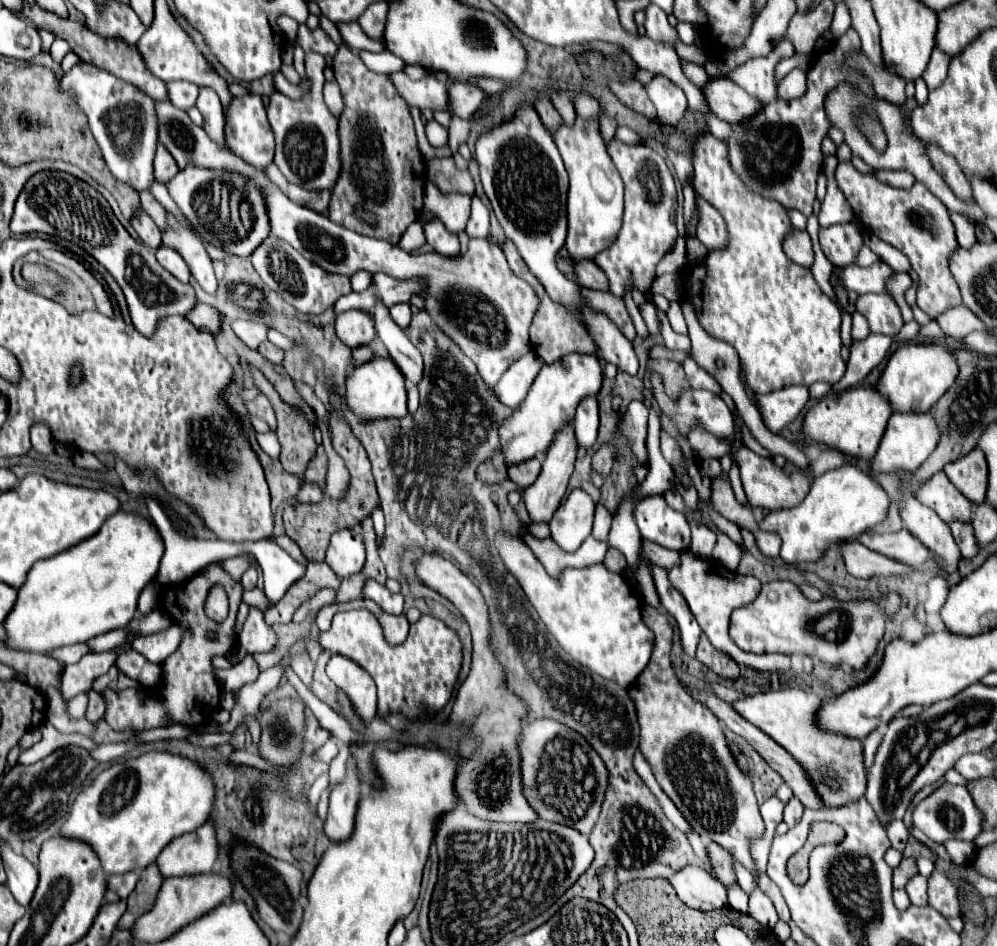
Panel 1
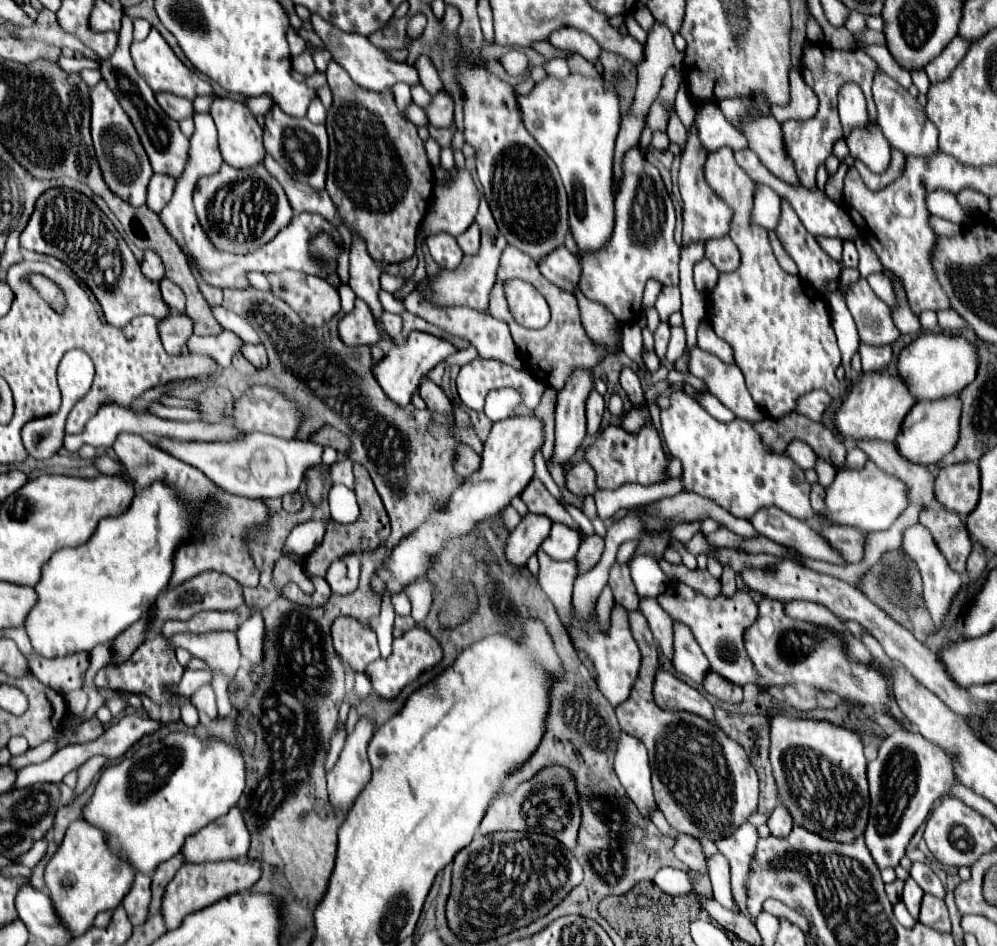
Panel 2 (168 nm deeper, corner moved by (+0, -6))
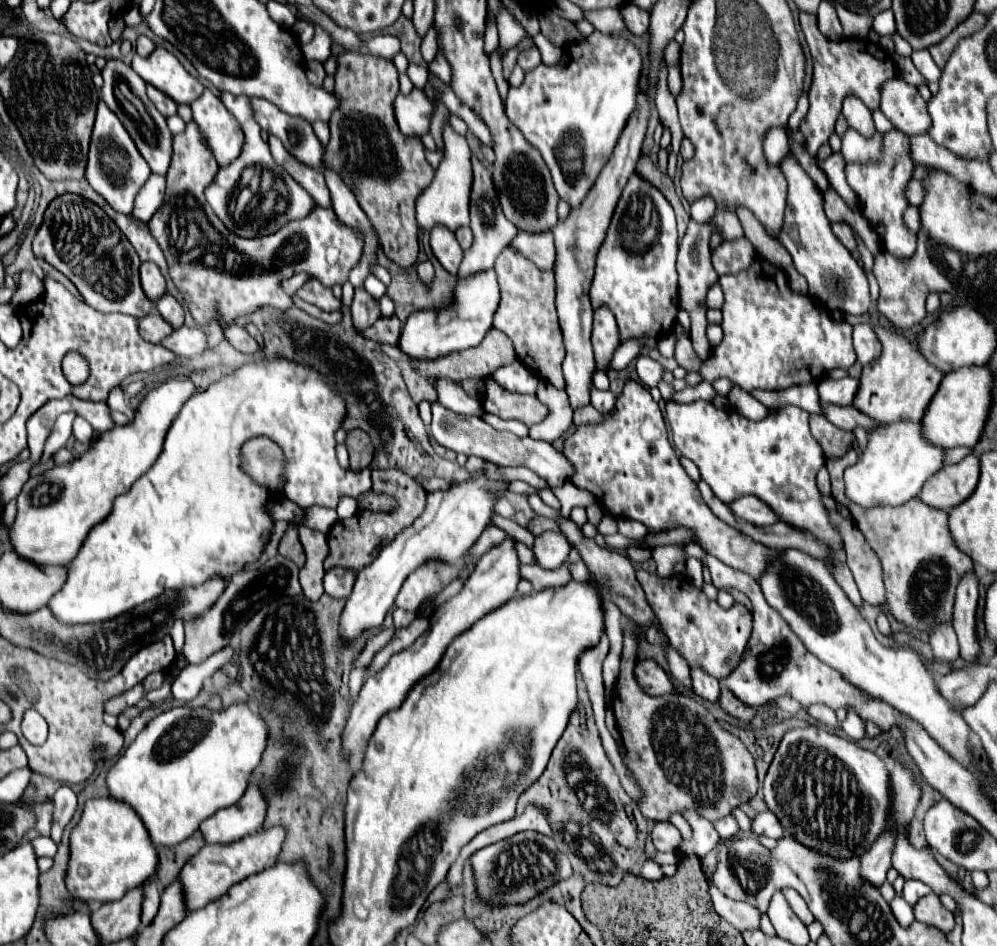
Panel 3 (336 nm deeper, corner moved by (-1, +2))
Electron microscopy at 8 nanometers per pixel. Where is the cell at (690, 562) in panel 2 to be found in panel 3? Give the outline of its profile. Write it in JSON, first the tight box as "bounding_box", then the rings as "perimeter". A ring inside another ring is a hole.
{"bounding_box":[686,559,704,589],"perimeter":[[[688,559],[688,565],[686,565],[686,577],[688,577],[688,581],[694,585],[694,587],[698,587],[698,589],[702,589],[702,583],[704,583],[704,579],[702,579],[702,563],[700,563],[700,559]]]}

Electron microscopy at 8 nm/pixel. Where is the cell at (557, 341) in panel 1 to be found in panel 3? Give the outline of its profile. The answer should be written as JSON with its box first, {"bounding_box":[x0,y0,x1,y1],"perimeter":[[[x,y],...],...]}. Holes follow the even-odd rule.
{"bounding_box":[494,249,566,389],"perimeter":[[[504,249],[498,255],[494,271],[498,275],[498,285],[500,285],[500,305],[498,313],[494,313],[494,327],[510,337],[518,361],[534,369],[534,373],[540,379],[550,381],[556,389],[564,389],[564,377],[560,365],[566,349],[554,307],[554,297],[556,297],[554,271],[538,269],[530,259],[522,257],[522,253],[514,253],[514,249]]]}

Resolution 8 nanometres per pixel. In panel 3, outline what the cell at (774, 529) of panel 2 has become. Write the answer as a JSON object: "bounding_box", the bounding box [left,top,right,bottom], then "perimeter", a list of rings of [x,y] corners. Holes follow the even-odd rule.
{"bounding_box":[730,497,778,525],"perimeter":[[[740,497],[730,505],[730,509],[734,515],[742,517],[752,525],[778,523],[778,515],[774,513],[774,509],[770,509],[770,505],[766,505],[764,501],[758,501],[756,497]]]}

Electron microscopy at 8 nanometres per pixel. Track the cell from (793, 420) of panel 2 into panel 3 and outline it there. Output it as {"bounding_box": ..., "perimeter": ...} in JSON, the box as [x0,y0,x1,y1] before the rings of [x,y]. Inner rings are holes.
{"bounding_box":[826,447,974,633],"perimeter":[[[852,447],[842,457],[826,459],[826,469],[832,479],[832,497],[850,507],[856,527],[864,533],[866,541],[878,555],[890,613],[896,619],[904,621],[908,629],[928,633],[934,625],[952,619],[956,585],[960,577],[974,565],[970,557],[966,557],[966,553],[962,553],[958,545],[954,545],[954,539],[950,537],[948,529],[948,513],[926,505],[920,497],[914,497],[900,507],[878,507],[878,509],[862,509],[850,503],[844,497],[842,473],[846,467],[854,465],[856,459],[858,455]]]}

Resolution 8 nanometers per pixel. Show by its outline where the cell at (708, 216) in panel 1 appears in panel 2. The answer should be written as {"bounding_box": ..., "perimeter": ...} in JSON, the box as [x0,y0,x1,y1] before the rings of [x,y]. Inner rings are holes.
{"bounding_box":[705,237,739,273],"perimeter":[[[731,237],[709,239],[705,243],[705,257],[717,267],[719,273],[731,273],[739,265],[739,249]]]}

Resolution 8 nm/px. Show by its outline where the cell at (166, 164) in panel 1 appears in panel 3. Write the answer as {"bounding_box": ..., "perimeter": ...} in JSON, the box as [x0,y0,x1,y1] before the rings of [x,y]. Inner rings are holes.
{"bounding_box":[132,175,166,221],"perimeter":[[[152,175],[136,197],[132,211],[134,217],[138,217],[140,221],[150,221],[150,217],[158,211],[158,207],[164,201],[164,191],[166,191],[166,177]]]}

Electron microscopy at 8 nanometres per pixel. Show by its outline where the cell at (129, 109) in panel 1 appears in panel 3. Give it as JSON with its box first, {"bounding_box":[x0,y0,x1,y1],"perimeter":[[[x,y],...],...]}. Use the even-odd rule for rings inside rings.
{"bounding_box":[86,99,150,215],"perimeter":[[[100,99],[98,103],[98,115],[94,123],[94,133],[90,141],[90,155],[86,165],[86,179],[92,185],[94,191],[98,191],[116,211],[130,215],[134,209],[134,197],[138,195],[140,187],[150,177],[150,167],[146,165],[144,157],[138,153],[134,141],[126,133],[126,129],[120,125],[120,119],[112,109],[106,107],[106,103]]]}

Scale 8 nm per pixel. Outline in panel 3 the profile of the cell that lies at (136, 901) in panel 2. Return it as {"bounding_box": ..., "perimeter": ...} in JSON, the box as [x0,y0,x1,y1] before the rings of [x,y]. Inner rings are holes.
{"bounding_box":[142,877,160,925],"perimeter":[[[154,877],[142,885],[144,891],[144,901],[142,901],[142,925],[150,925],[150,921],[156,917],[158,905],[160,905],[160,893],[156,889]]]}

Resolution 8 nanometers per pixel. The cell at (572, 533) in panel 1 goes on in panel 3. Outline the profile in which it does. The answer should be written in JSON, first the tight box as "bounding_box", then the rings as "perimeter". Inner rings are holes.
{"bounding_box":[534,531,572,569],"perimeter":[[[546,531],[546,533],[538,535],[538,539],[534,541],[536,561],[544,569],[560,567],[566,561],[570,549],[572,549],[572,545],[566,541],[566,537],[562,533],[554,533],[554,531]]]}

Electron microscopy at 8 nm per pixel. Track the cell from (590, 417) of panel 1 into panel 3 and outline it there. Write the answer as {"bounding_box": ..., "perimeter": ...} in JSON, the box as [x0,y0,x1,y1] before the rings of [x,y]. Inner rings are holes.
{"bounding_box":[590,389,616,413],"perimeter":[[[592,389],[592,399],[590,399],[590,403],[600,411],[600,413],[608,413],[612,407],[614,407],[614,403],[616,403],[616,399],[614,399],[614,395],[610,393],[610,391],[600,391],[600,389]]]}

